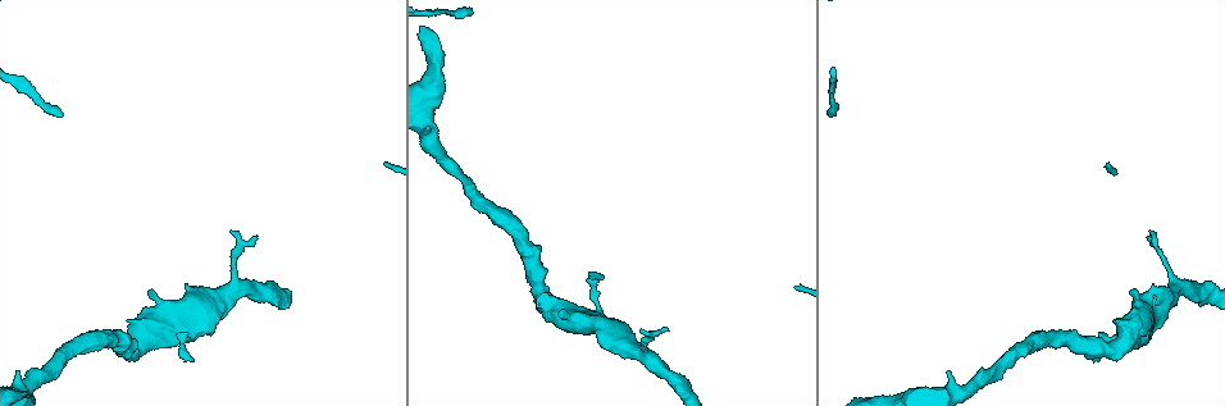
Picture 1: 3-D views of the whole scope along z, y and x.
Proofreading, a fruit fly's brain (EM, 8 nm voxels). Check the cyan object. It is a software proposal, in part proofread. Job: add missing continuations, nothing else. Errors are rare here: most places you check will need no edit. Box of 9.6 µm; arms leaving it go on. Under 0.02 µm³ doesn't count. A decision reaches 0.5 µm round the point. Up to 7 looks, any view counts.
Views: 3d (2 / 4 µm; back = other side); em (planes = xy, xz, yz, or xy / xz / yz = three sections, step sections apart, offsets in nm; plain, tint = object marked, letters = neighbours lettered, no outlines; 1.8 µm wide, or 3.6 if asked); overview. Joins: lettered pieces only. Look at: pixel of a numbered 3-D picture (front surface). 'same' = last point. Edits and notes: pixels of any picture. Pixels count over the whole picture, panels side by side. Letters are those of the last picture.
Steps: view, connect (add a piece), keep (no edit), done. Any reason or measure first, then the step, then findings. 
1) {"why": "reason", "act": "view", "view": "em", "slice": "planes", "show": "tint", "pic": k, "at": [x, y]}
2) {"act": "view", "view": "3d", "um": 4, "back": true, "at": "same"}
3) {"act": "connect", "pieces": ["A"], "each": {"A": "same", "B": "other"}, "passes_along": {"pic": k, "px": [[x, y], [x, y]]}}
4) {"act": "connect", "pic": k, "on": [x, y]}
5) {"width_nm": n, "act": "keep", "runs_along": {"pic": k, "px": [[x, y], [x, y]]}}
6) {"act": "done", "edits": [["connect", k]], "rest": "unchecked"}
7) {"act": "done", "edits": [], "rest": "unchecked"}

{"why": "an open end", "act": "view", "view": "em", "um": 3.6, "slice": "yz", "step": 8, "show": "tint", "pic": 1, "at": [190, 361]}

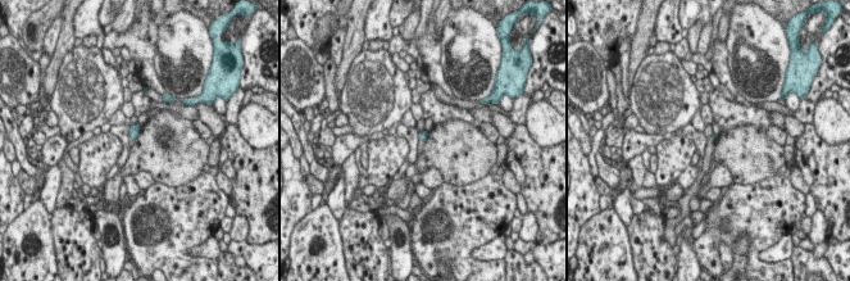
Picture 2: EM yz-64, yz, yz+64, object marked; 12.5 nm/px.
{"why": "cut it another way", "act": "view", "view": "em", "um": 3.6, "slice": "planes", "show": "letters", "at": "same"}

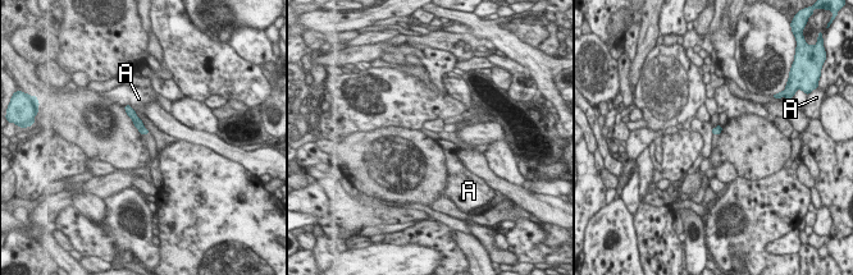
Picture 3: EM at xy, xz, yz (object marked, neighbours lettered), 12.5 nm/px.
{"act": "keep", "each": {"A": "other"}, "border": {"pic": 3, "px": [[123, 106], [129, 105], [135, 111]]}, "found": "none of them fits"}

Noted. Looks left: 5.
{"why": "thick end", "act": "view", "view": "3d", "um": 2, "pic": 1, "at": [1136, 289]}

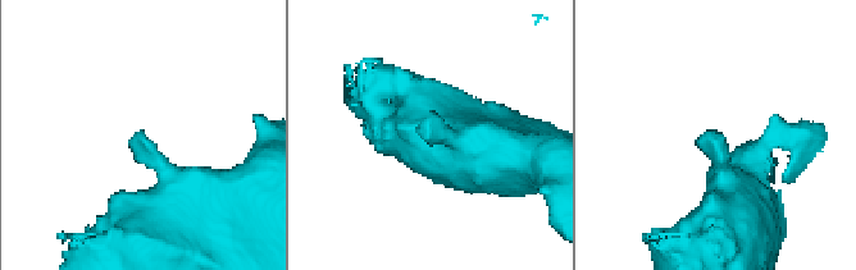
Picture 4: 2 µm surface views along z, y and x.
{"why": "shape alone is not enough", "act": "view", "view": "em", "slice": "planes", "show": "plain", "pic": 4, "at": [424, 127]}

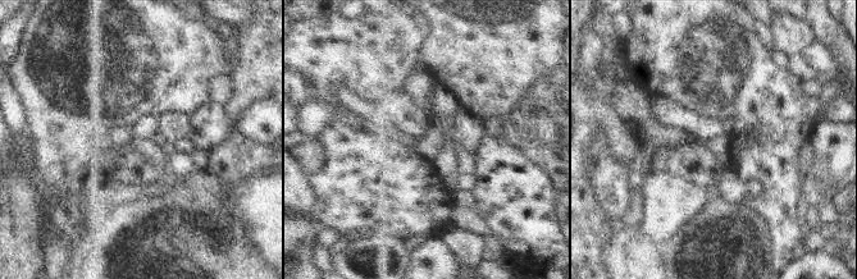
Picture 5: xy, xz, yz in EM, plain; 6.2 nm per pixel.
{"act": "view", "view": "em", "slice": "planes", "show": "letters", "at": "same"}

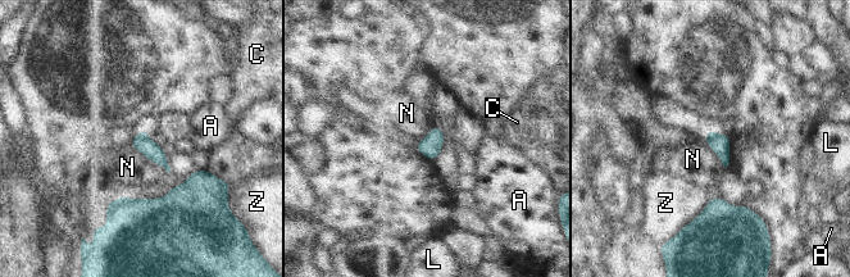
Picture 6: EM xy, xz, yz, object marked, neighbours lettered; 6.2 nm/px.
{"act": "keep", "each": {"A": "other", "C": "other", "L": "other", "N": "other", "Z": "other"}, "border": {"pic": 6, "px": [[130, 141], [166, 171]]}, "found": "no lettered piece goes on from it"}

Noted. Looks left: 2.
{"why": "branch stops here", "act": "view", "view": "3d", "um": 4, "pic": 1, "at": [1149, 233]}

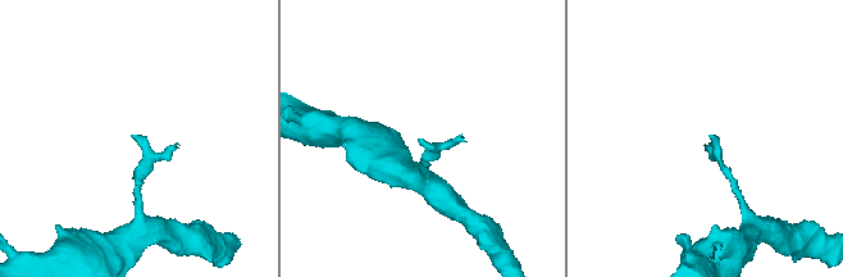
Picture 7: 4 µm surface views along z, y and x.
{"act": "view", "view": "em", "slice": "planes", "show": "letters", "pic": 7, "at": [708, 136]}

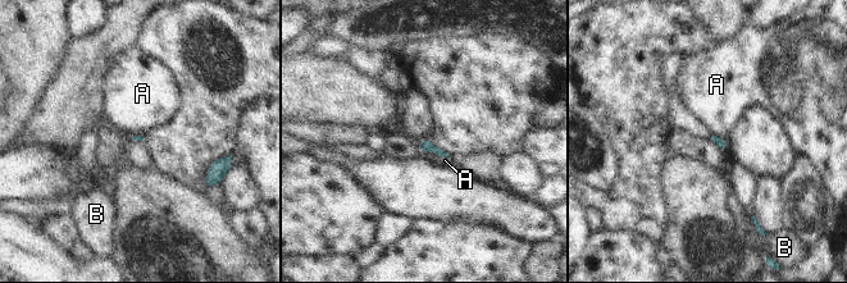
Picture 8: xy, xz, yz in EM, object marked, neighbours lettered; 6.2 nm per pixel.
{"longest_contact_nm": ["A", 190], "act": "keep", "each": {"A": "other", "B": "other"}, "border": {"pic": 8, "px": [[422, 151], [450, 155]]}, "found": "no lettered piece goes on from it"}

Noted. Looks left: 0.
{"act": "done", "edits": [], "rest": "unchecked"}

